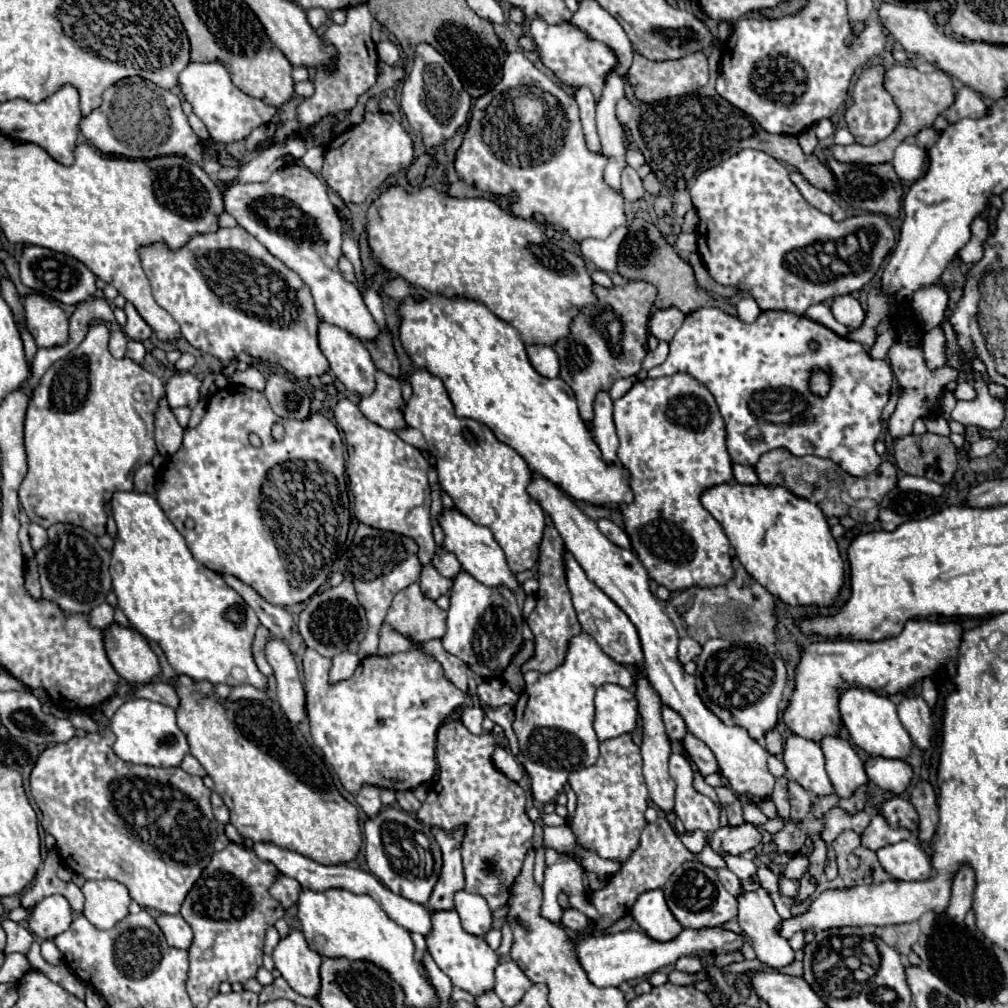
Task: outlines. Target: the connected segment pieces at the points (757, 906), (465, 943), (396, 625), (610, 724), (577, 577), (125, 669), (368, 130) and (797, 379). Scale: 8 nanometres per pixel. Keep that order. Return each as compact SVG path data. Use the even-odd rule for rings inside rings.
M762 885L756 891L748 891L748 889L742 887L742 893L738 895L738 903L740 903L738 905L738 925L746 933L746 937L752 941L752 947L754 947L758 959L762 963L774 967L774 969L780 969L780 967L792 963L794 961L792 947L788 945L788 941L784 937L780 937L776 933L776 929L780 925L780 915L774 907L774 901L772 901L770 893L764 891Z
M426 907L428 913L432 915L432 935L428 935L428 951L432 955L432 959L436 961L436 965L452 979L452 983L460 989L470 991L472 995L480 995L484 991L494 989L494 969L498 965L498 955L494 953L494 949L490 949L490 945L484 941L484 937L476 937L476 935L468 935L462 925L460 925L460 917L456 915L456 911L430 911L430 907Z
M418 583L394 595L384 623L412 641L440 639L446 631L446 611L424 597Z
M602 685L596 689L594 705L594 731L600 741L620 737L636 727L638 703L632 691L620 685Z
M564 551L564 567L566 567L566 579L568 579L568 587L570 587L570 593L572 593L574 609L578 613L578 621L582 625L582 631L592 635L596 639L596 643L602 647L602 651L606 655L610 655L614 661L618 661L622 665L628 665L628 667L630 665L642 665L644 657L642 657L640 639L638 639L636 627L632 625L628 615L602 589L598 589L586 577L584 569L578 565L574 555L568 553L568 551Z
M110 623L104 629L104 649L116 673L130 683L148 683L160 675L158 657L132 627Z
M368 111L364 113L364 119L358 125L340 133L326 147L324 167L320 173L328 187L342 197L342 201L362 203L388 175L394 175L396 171L408 167L412 161L414 147L404 127L390 113Z
M704 307L686 317L684 325L670 341L668 359L650 369L648 377L688 373L700 381L714 395L720 415L724 417L726 447L734 463L754 465L762 453L784 447L796 457L816 455L832 459L846 473L864 477L882 463L874 451L874 441L882 433L882 411L888 403L894 381L890 371L886 359L872 359L858 341L844 339L804 315L792 315L790 311L762 311L754 323L742 323L738 317L732 317L722 309ZM812 339L820 343L816 353L808 347L808 341ZM810 367L830 367L834 371L832 389L826 397L810 393Z

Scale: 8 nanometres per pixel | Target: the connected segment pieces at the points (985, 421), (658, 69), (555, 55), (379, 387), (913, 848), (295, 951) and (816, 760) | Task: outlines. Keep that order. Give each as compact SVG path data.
M976 377L974 387L978 397L967 403L956 403L956 407L952 409L952 419L962 425L976 425L984 429L1000 427L1004 405L998 399L988 395L988 389L980 381L980 377Z
M696 51L692 55L684 55L684 59L672 59L672 61L656 61L644 59L642 55L634 53L632 67L628 71L628 81L634 91L634 97L638 101L660 101L668 97L680 97L686 93L692 93L700 89L704 83L708 83L708 59L702 51Z
M534 19L530 21L530 35L542 55L542 63L554 71L554 75L564 81L566 85L572 87L590 87L594 97L598 99L602 93L602 85L604 85L604 77L608 75L608 71L612 71L612 67L616 65L616 57L614 53L598 41L592 41L584 31L580 31L574 25L546 25L542 19Z
M376 371L376 389L370 395L362 397L358 407L372 423L384 429L398 429L406 427L406 421L400 413L402 403L400 381L384 375L384 371Z
M914 839L882 847L876 851L880 865L888 875L900 881L924 881L932 875L930 857Z
M290 929L274 949L274 965L288 981L288 985L306 997L316 997L320 989L320 961L322 957L310 949L300 929Z
M792 733L784 743L782 761L788 769L790 779L798 781L806 791L814 795L834 793L832 783L824 769L822 749L816 741Z

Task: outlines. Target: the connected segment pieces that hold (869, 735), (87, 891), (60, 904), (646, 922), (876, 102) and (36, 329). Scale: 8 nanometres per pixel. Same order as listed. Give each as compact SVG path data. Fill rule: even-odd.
M850 687L838 697L842 723L848 729L852 741L868 755L882 755L890 759L906 759L912 747L912 739L896 715L896 705L888 697L880 697L870 689Z
M86 881L82 885L82 893L86 897L82 913L96 929L112 929L128 915L130 895L128 889L118 881Z
M50 895L42 899L28 917L30 931L40 939L54 939L58 933L66 931L74 913L70 903L62 895Z
M662 889L646 891L644 895L640 895L630 913L638 921L642 931L648 933L656 941L670 941L682 931L672 911L668 911Z
M872 67L872 69L864 69L854 85L854 91L852 91L854 103L850 109L846 109L846 125L854 135L856 143L874 145L880 139L886 139L892 133L892 129L898 125L900 111L894 105L892 97L884 91L882 79L884 79L884 67Z
M38 293L24 297L26 325L38 347L56 347L68 341L68 319L64 311Z

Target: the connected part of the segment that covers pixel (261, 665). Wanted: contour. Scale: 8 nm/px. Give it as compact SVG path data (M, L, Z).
M260 625L258 631L256 631L256 637L254 637L254 643L252 643L252 655L254 655L254 661L256 661L258 669L260 669L260 673L264 673L266 677L272 675L272 667L268 665L268 661L266 661L266 657L264 657L264 645L266 645L268 635L270 635L268 629Z

